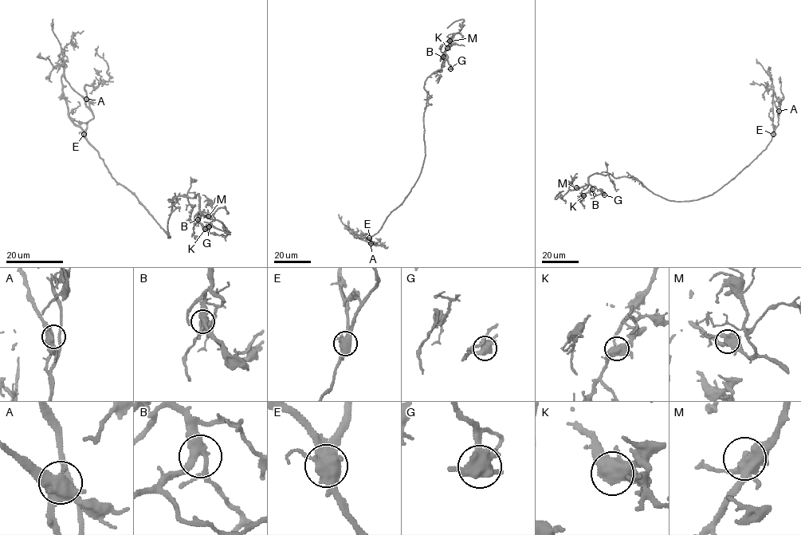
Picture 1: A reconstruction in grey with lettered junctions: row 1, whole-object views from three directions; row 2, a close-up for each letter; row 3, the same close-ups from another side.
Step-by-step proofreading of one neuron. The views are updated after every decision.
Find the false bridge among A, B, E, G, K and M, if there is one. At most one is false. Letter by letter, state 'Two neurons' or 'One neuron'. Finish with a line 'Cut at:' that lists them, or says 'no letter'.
A: One neuron
B: One neuron
E: Two neurons
G: One neuron
K: One neuron
M: One neuron
Cut at: E

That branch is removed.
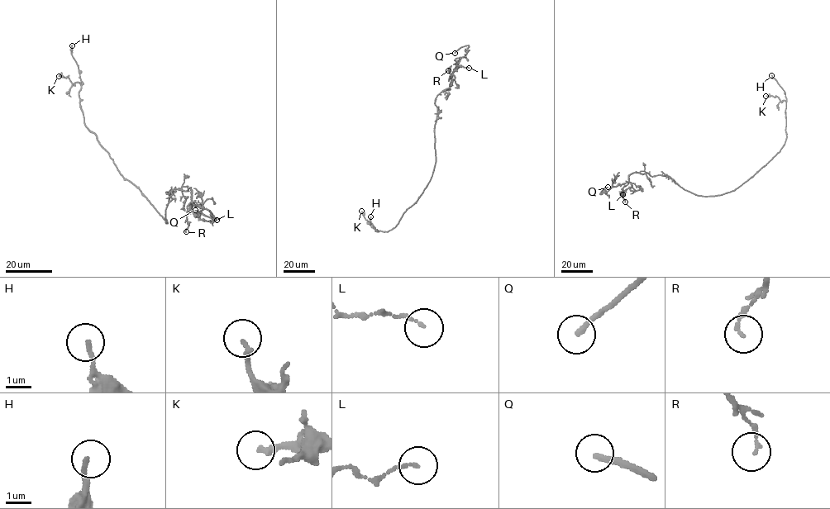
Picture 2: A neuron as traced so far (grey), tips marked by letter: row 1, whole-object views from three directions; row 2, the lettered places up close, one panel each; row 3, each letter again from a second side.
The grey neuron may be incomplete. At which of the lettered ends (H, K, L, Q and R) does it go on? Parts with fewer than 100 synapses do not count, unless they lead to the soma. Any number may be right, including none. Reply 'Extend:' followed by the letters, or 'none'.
Extend: Q

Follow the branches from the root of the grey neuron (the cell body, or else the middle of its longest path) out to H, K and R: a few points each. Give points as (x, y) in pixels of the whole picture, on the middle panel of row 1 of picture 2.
H: (434, 168), (423, 192), (394, 227), (388, 231), (375, 231), (379, 231), (370, 222), (370, 216)
K: (434, 168), (423, 192), (391, 230), (375, 231), (361, 211)
R: (434, 168), (434, 125), (437, 114), (435, 100), (449, 87), (451, 73), (449, 72), (450, 68), (448, 70)

